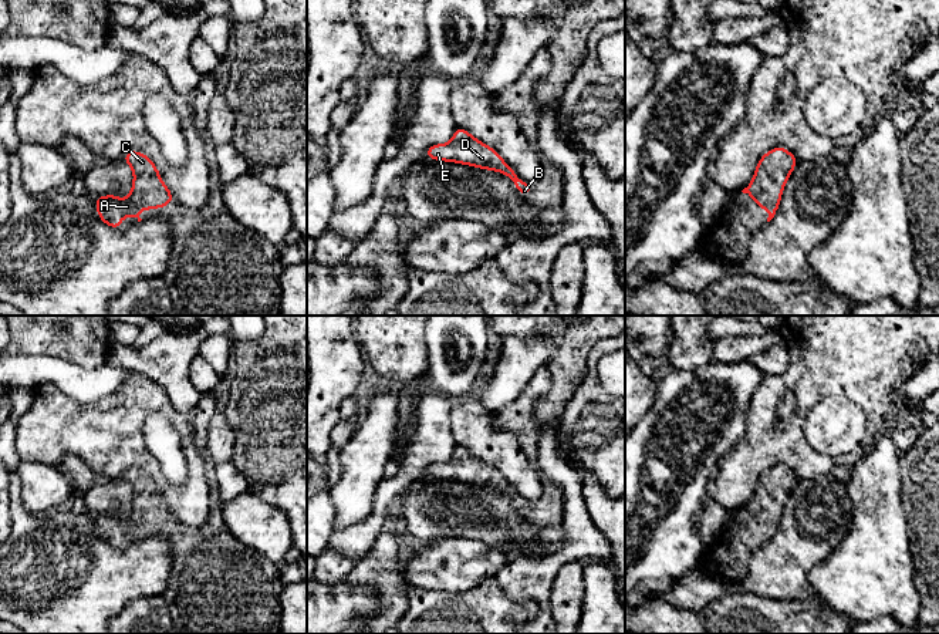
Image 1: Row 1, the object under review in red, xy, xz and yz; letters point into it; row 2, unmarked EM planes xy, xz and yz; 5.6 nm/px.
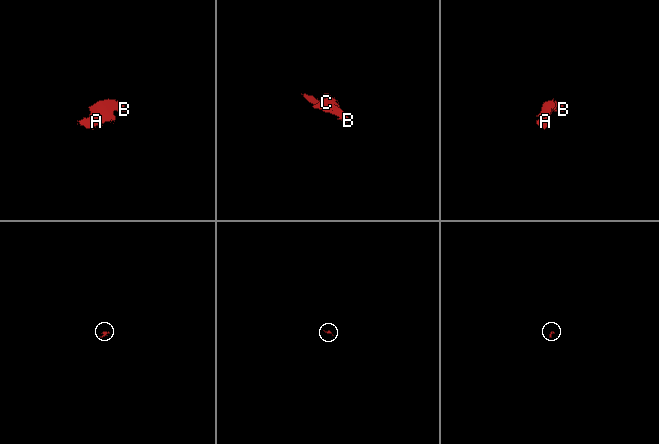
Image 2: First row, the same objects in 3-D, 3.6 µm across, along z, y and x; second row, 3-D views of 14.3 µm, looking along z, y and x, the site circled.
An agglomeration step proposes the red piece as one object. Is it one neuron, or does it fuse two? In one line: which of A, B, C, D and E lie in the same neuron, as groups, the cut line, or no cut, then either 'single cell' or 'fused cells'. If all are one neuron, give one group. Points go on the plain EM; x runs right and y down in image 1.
A B C D E; no cut; single cell

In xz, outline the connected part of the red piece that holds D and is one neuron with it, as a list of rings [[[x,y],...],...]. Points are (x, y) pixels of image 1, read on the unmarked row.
[[[456,445],[453,458],[449,462],[430,463],[426,468],[425,475],[435,479],[457,480],[501,490],[511,498],[521,515],[526,515],[533,509],[533,502],[520,499],[516,489],[507,483],[492,465],[482,462],[462,445]]]

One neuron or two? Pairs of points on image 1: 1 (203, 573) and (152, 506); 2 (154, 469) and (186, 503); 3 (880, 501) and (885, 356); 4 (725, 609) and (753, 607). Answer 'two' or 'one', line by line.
1: one
2: one
3: two
4: one

